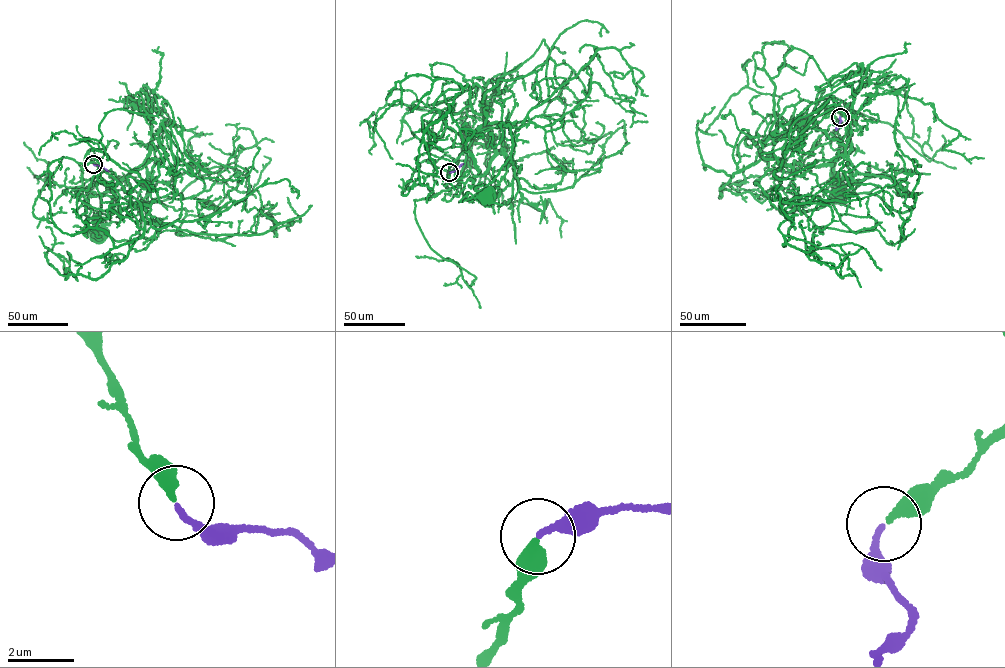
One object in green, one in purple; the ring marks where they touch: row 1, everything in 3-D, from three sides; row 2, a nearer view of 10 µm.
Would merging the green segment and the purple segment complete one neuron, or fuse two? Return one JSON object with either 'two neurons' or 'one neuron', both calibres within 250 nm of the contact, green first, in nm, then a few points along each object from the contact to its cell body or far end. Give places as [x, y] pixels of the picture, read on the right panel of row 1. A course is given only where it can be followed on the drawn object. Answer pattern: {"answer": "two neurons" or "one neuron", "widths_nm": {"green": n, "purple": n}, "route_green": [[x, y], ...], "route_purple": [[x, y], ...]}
{"answer": "one neuron", "widths_nm": {"green": 320, "purple": 170}, "route_green": [[840, 117], [837, 98], [786, 107], [772, 150], [792, 168], [790, 207], [818, 209], [838, 196]], "route_purple": [[840, 117], [836, 130]]}

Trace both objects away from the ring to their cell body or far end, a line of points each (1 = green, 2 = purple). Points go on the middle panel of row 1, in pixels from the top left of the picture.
1: (449, 172), (429, 160), (439, 117), (469, 106), (486, 122), (509, 126), (511, 154), (484, 188), (486, 196)
2: (449, 172), (463, 163)

